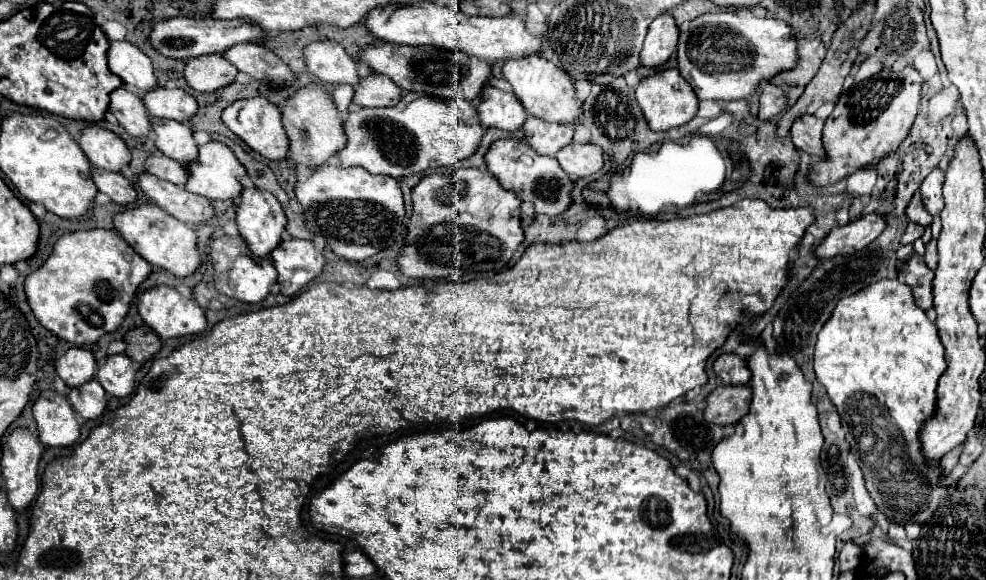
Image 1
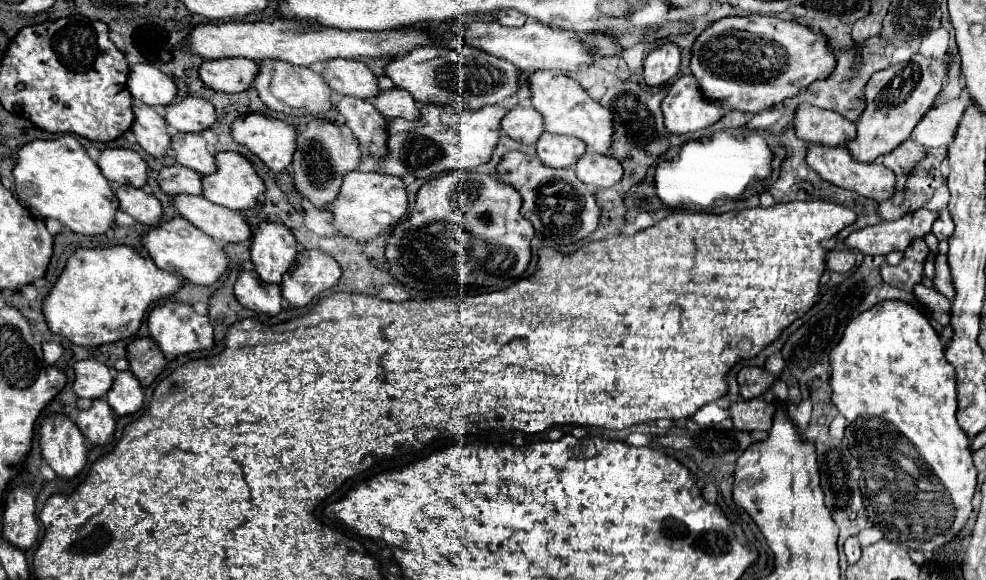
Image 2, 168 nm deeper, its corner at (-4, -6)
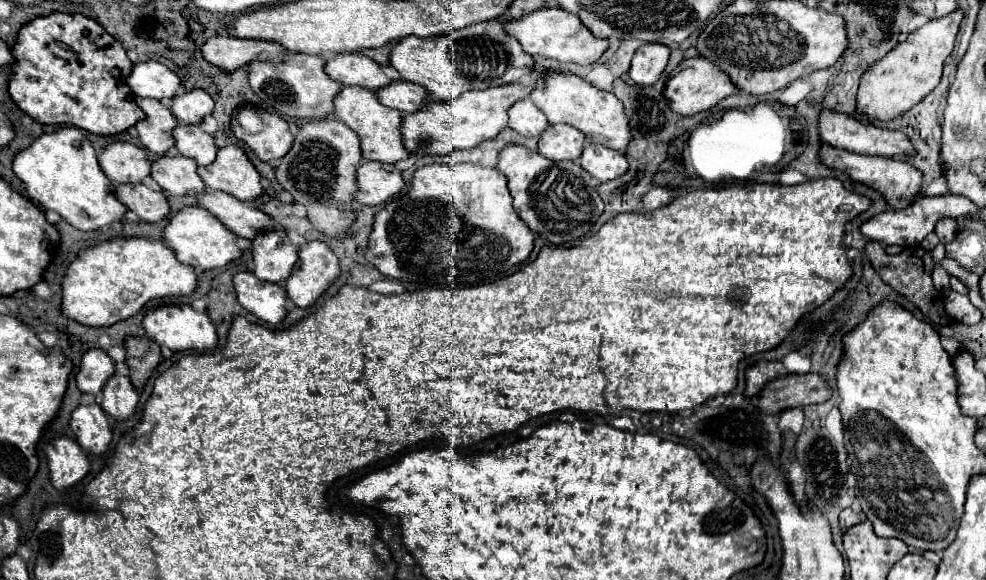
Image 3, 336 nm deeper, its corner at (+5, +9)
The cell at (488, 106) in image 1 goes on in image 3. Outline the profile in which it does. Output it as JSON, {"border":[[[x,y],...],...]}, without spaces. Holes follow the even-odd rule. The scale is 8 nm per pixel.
{"border":[[[527,98],[521,104],[513,104],[509,112],[509,128],[523,136],[541,136],[547,130],[549,122],[543,112]]]}

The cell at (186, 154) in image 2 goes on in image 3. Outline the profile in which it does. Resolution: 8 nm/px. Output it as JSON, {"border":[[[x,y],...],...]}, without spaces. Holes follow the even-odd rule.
{"border":[[[177,126],[175,132],[175,146],[177,150],[183,154],[183,156],[189,156],[193,160],[197,160],[199,166],[209,166],[215,156],[217,156],[217,146],[215,146],[215,140],[213,136],[205,134],[201,130],[201,126]]]}

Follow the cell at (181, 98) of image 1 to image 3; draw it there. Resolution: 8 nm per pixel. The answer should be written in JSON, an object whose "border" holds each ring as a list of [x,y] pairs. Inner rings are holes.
{"border":[[[191,90],[173,100],[171,112],[183,124],[201,124],[213,112],[213,98],[205,90]]]}

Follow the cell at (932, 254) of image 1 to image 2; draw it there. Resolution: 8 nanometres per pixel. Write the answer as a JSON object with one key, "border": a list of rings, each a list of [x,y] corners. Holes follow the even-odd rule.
{"border":[[[938,253],[936,255],[936,263],[934,263],[934,289],[944,293],[948,299],[954,297],[954,287],[952,287],[952,279],[950,279],[950,269],[948,269],[948,261],[946,255]]]}

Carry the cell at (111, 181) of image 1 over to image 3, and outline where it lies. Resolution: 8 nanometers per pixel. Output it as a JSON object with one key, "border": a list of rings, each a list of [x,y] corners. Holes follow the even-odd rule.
{"border":[[[121,184],[117,186],[117,198],[127,204],[145,222],[161,222],[171,212],[167,196],[163,192],[149,190],[143,184]]]}

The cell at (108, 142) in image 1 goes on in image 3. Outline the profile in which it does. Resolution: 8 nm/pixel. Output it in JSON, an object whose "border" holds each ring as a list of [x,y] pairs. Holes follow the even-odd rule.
{"border":[[[113,142],[99,154],[99,166],[107,178],[117,184],[141,182],[151,174],[151,162],[145,152],[129,142]]]}

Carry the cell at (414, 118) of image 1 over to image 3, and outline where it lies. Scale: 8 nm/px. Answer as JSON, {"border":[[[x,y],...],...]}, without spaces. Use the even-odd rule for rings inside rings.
{"border":[[[523,82],[505,84],[503,88],[487,88],[479,92],[465,92],[455,102],[429,102],[425,110],[407,114],[403,118],[403,142],[411,154],[439,154],[445,156],[451,150],[469,150],[485,140],[495,138],[507,126],[507,110],[527,98],[531,86]]]}

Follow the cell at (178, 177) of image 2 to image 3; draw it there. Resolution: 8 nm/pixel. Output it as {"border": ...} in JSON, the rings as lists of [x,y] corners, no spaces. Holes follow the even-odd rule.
{"border":[[[161,156],[153,162],[151,178],[173,196],[187,196],[205,192],[205,184],[197,174],[197,162],[185,156]]]}

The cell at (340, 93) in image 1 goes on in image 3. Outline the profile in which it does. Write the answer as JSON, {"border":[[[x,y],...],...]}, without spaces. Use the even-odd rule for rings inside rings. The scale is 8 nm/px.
{"border":[[[359,86],[343,88],[339,96],[335,98],[335,114],[359,136],[361,152],[365,160],[379,160],[379,162],[395,164],[411,156],[411,152],[403,146],[403,140],[401,140],[401,120],[403,120],[401,112],[383,106],[377,98],[377,92],[363,90]]]}

